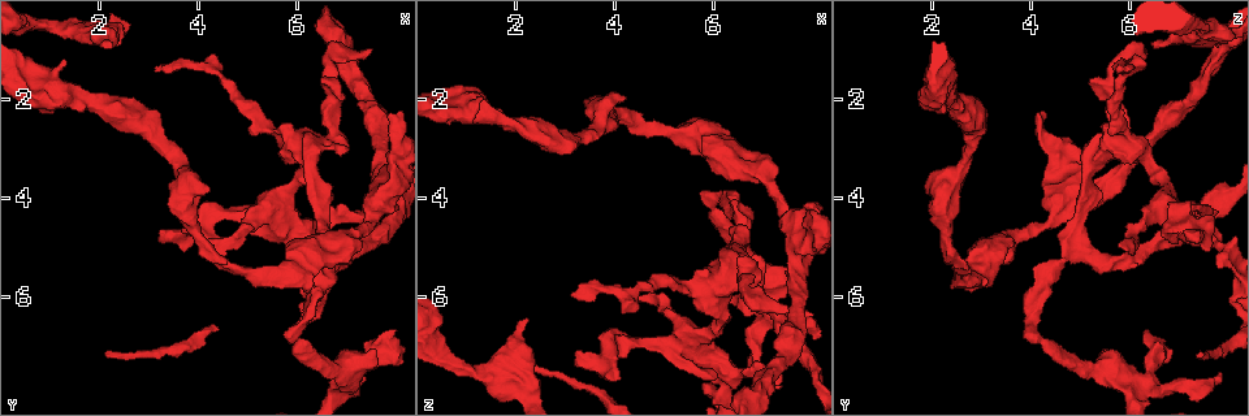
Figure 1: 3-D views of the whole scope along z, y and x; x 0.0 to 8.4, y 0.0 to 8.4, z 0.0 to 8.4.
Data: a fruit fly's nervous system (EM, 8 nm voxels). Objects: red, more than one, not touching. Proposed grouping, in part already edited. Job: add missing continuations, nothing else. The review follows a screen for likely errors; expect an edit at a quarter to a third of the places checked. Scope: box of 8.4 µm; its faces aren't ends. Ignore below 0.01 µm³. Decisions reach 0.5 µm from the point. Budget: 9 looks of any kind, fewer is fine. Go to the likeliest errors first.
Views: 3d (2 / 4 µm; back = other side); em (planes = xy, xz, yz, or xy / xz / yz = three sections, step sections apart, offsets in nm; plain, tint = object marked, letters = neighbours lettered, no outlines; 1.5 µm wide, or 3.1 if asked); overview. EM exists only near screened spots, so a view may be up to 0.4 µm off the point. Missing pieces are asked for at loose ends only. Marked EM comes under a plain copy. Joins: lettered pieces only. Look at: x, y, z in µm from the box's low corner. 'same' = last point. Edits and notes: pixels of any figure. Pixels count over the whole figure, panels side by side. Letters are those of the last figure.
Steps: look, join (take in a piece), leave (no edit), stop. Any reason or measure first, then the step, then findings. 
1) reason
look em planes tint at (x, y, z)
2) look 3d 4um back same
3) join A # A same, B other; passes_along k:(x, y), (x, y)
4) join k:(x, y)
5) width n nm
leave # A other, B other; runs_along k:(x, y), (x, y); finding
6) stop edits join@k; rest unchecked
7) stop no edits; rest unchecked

thick end
look 3d 4um at (2.25, 0.90, 6.40)

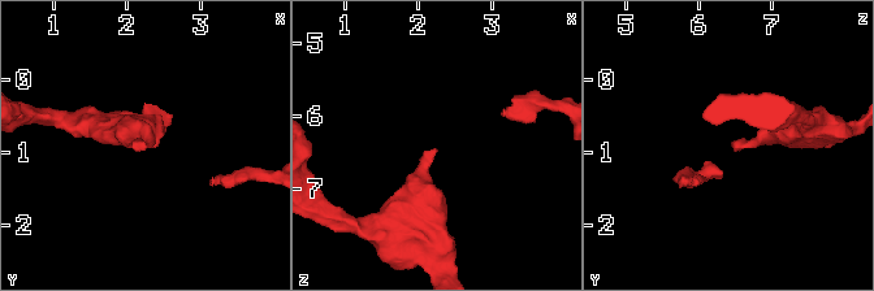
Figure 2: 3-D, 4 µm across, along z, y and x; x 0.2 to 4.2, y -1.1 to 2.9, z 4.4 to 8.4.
shape alone is not enough
look em planes letters at (2.25, 0.95, 6.45)

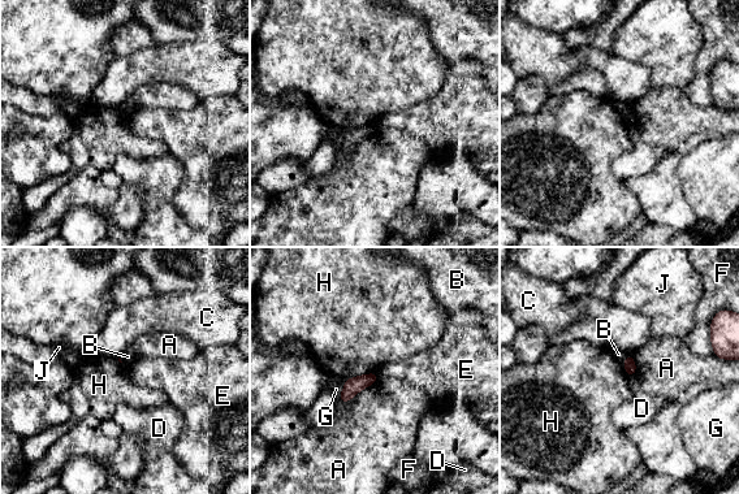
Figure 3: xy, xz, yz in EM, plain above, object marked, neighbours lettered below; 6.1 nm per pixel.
leave # A other, B other, C other, D other, E other, F other, G other, H other, J other; border 3:(376, 371), (345, 380); no lettered piece goes on from it

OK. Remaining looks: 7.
branch stops here
look 3d 4um at (7.25, 7.55, 7.75)

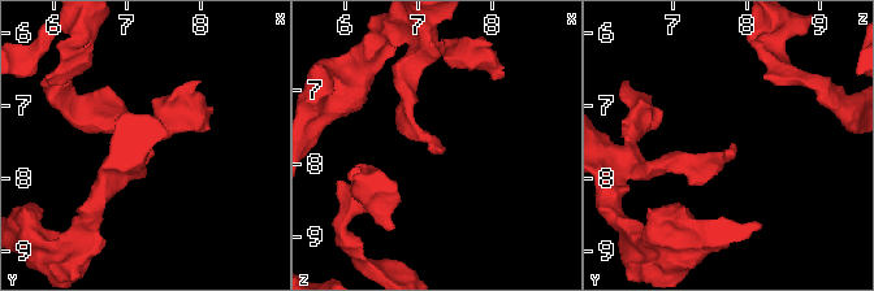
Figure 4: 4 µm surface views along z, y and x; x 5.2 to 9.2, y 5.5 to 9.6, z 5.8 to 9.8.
look em planes letters at (7.25, 7.50, 7.80)

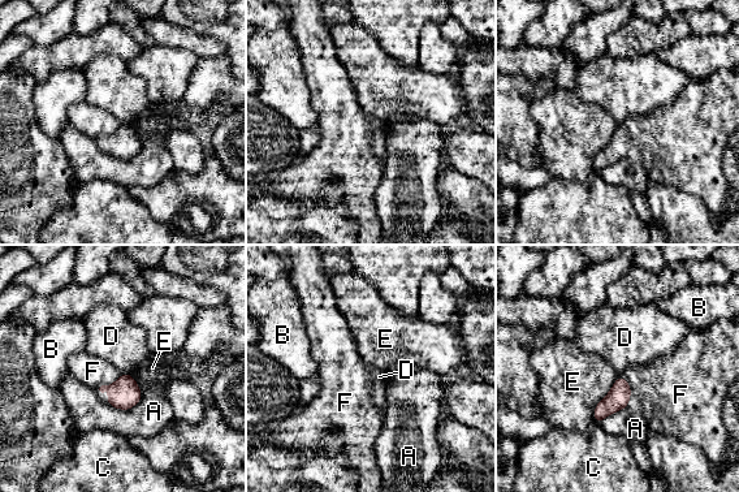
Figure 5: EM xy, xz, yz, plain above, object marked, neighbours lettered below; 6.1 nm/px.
leave # A other, B other, C other, D other, E other, F other; border 5:(121, 372), (129, 374); none of them fits

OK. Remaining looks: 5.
free end
look 3d 4um at (7.85, 2.40, 4.20)

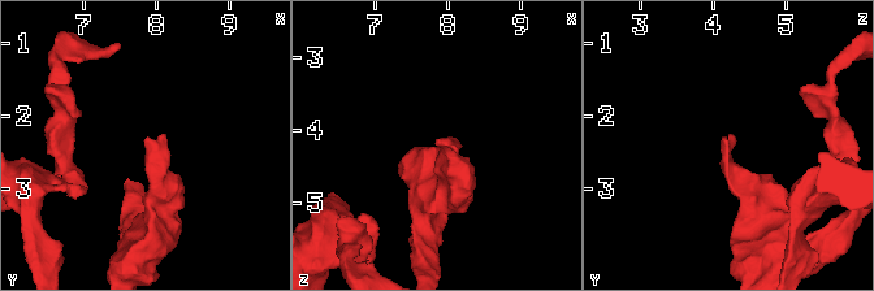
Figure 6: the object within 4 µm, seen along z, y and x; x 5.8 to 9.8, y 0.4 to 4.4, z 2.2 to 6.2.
need the tissue
look em xy step 8 letters at (7.85, 2.35, 4.20)

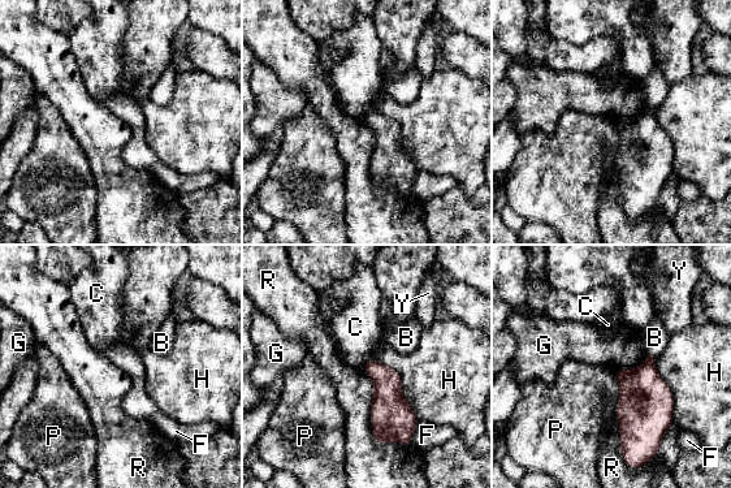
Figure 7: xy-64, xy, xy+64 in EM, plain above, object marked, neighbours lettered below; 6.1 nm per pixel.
look em planes letters same

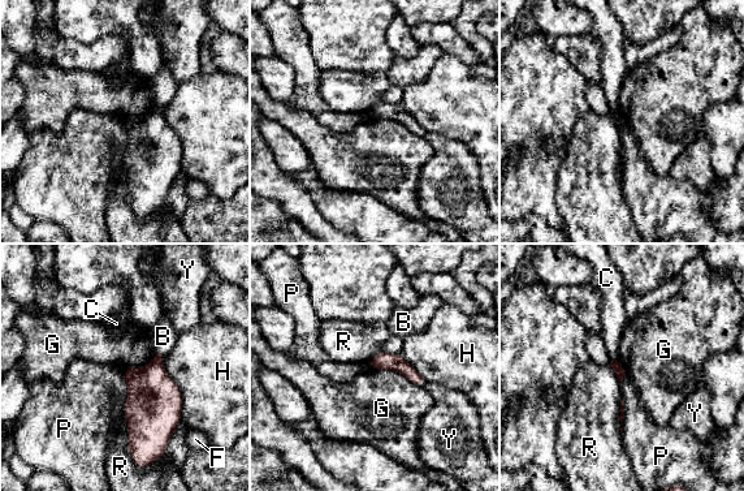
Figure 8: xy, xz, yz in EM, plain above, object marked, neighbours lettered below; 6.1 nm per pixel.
longest_contact P 500 nm
leave # B other, C other, F other, G other, H other, P other, R other, Y other; no lettered piece goes on from it

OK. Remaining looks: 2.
look 3d 4um at (1.30, 1.20, 2.00)

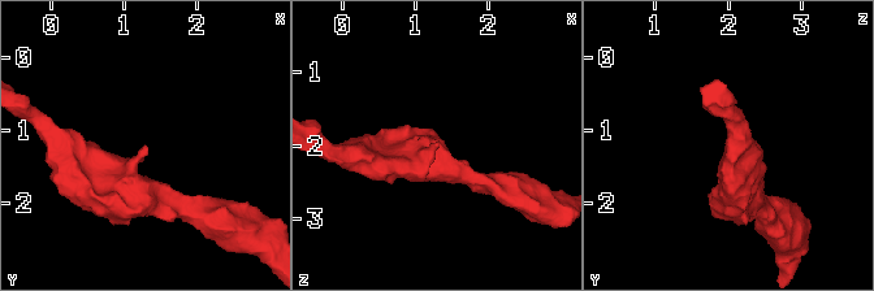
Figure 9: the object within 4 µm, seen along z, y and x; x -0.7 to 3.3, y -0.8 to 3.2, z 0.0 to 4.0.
need the tissue
look em xy step 4 letters at (1.30, 1.25, 1.95)

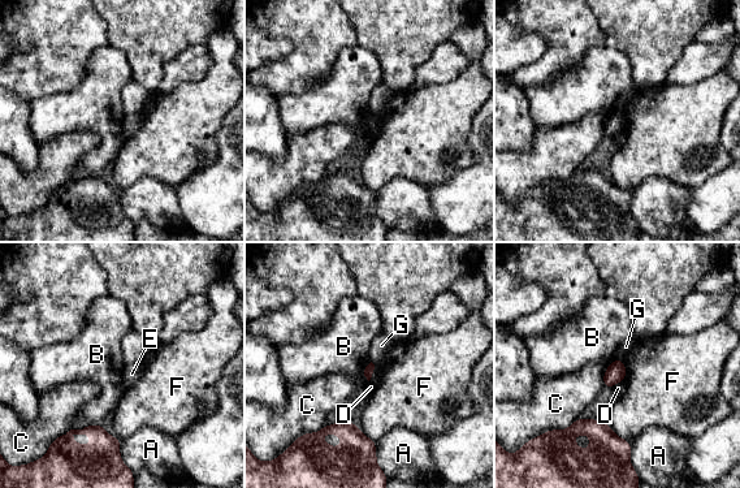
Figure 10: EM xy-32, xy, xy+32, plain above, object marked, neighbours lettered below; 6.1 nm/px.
leave # A other, B other, C other, D other, E other, F other, G other; no lettered piece goes on from it

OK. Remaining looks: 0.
stop no edits; rest unchecked

